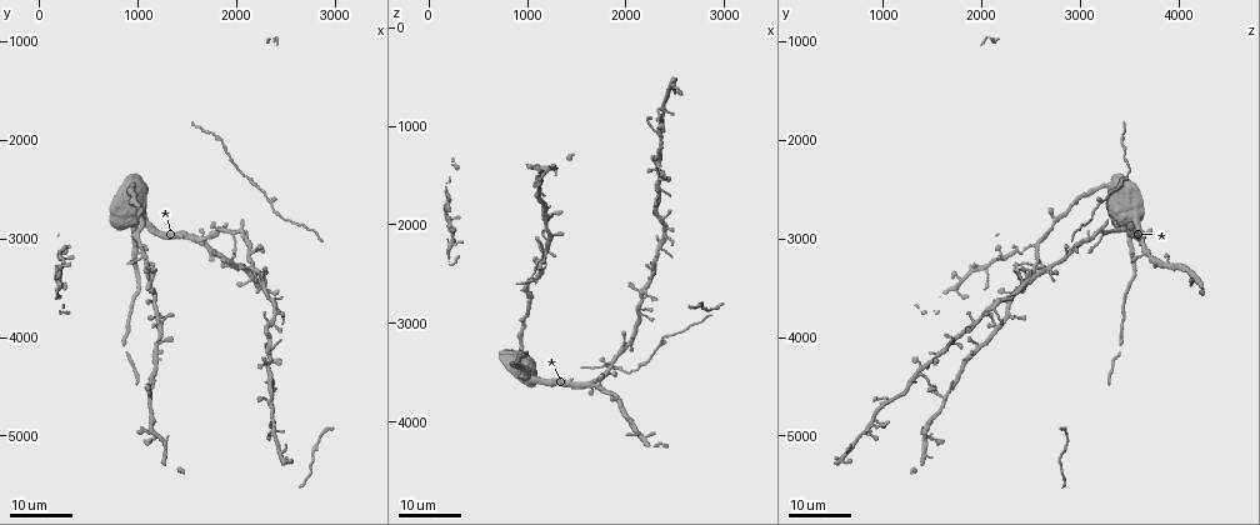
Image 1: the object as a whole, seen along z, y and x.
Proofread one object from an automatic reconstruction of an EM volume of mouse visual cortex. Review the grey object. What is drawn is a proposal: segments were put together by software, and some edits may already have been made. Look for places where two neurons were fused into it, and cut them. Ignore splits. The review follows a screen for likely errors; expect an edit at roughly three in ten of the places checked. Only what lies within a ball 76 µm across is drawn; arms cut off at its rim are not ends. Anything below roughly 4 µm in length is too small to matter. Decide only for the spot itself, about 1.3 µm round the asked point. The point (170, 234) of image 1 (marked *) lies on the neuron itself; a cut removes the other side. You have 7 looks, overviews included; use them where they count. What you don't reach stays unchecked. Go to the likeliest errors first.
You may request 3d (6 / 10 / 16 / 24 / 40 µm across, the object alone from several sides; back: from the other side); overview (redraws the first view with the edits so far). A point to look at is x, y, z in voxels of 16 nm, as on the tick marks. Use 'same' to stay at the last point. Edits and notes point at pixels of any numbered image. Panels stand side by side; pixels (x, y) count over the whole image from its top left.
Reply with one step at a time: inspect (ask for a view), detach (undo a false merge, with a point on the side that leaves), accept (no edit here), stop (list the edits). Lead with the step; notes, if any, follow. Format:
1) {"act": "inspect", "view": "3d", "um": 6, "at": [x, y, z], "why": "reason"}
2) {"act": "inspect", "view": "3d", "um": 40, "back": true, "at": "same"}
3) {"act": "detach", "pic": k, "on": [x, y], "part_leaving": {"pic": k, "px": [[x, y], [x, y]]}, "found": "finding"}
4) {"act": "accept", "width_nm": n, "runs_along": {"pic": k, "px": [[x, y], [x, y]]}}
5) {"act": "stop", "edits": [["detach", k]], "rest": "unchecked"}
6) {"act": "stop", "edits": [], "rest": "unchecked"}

{"act": "inspect", "view": "3d", "um": 16, "at": [2340, 2600, 3200]}

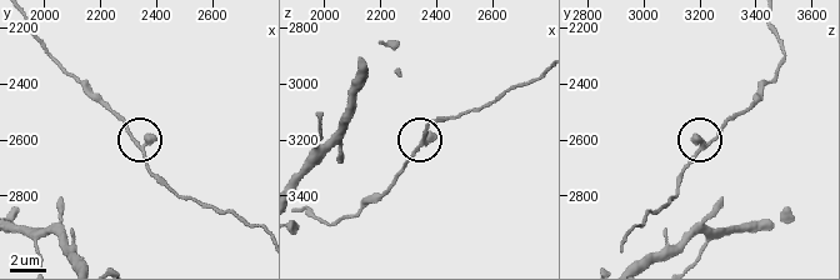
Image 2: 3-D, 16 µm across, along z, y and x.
{"act": "inspect", "view": "3d", "um": 6, "at": [2350, 2620, 3230]}

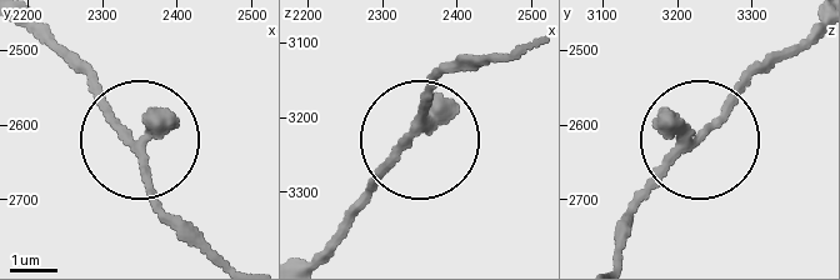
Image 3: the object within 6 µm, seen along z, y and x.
{"act": "accept", "arms": 3, "found": "all the same neuron"}

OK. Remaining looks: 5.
{"act": "inspect", "view": "3d", "um": 24, "at": [2440, 3680, 2120], "why": "a fork"}

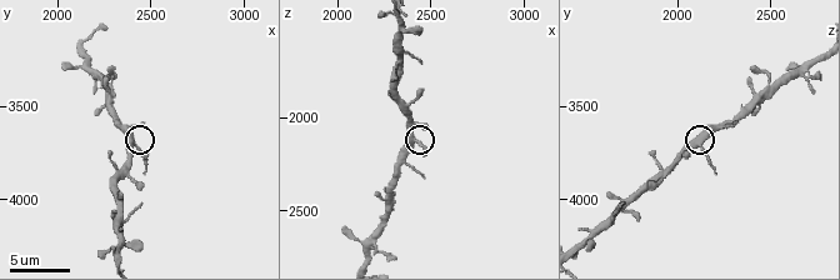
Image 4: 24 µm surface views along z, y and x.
{"act": "inspect", "view": "3d", "um": 10, "at": [2420, 3700, 2140], "why": "zoom in"}

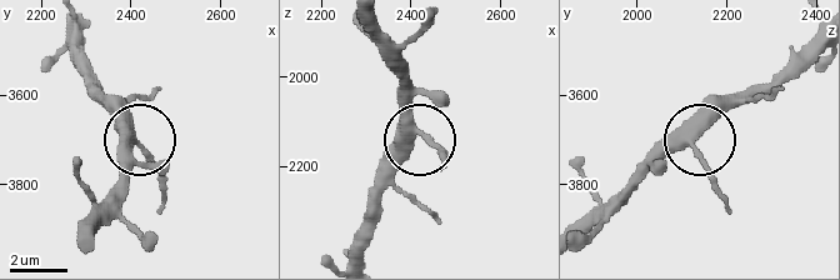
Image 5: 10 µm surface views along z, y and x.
{"act": "inspect", "view": "3d", "um": 10, "back": true, "at": [2415, 3715, 2110]}

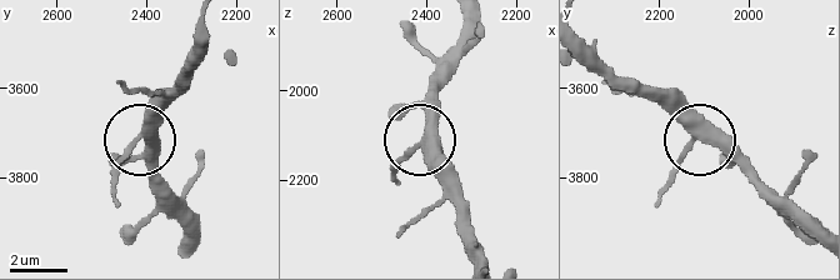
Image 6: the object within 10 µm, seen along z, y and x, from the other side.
{"act": "accept", "width_nm": 340, "runs_along": {"pic": 6, "px": [[583, 40], [690, 134], [690, 148], [664, 189]]}, "found": "all the same neuron"}

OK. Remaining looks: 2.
{"act": "inspect", "view": "3d", "um": 24, "at": [1060, 3160, 2560], "why": "two arms in line, one across"}

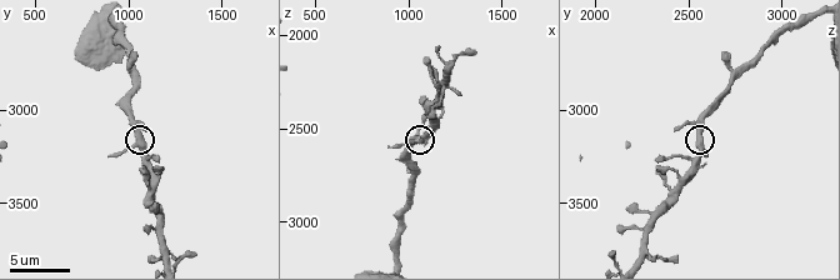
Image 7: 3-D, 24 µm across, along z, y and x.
{"act": "inspect", "view": "3d", "um": 6, "at": "same", "why": "zoom in"}

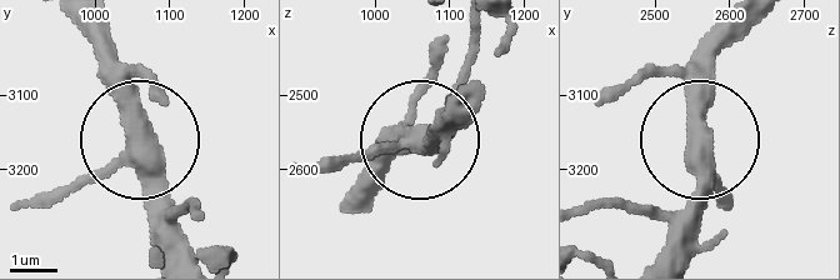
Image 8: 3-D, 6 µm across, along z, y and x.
{"act": "accept", "runs_along": {"pic": 8, "px": [[105, 30], [133, 134], [49, 205]]}, "found": "one neuron here"}

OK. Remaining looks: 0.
{"act": "stop", "edits": [], "rest": "unchecked"}

